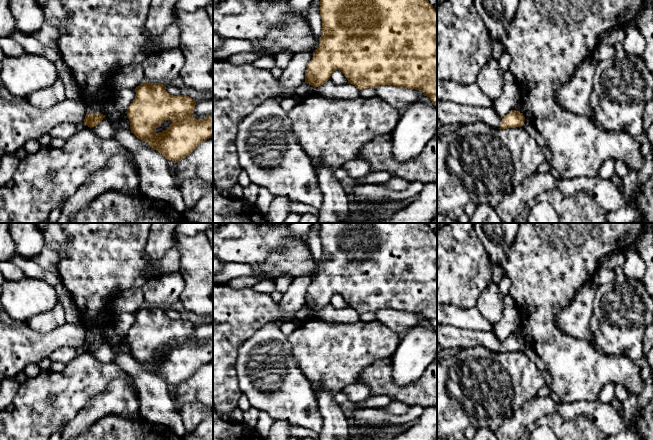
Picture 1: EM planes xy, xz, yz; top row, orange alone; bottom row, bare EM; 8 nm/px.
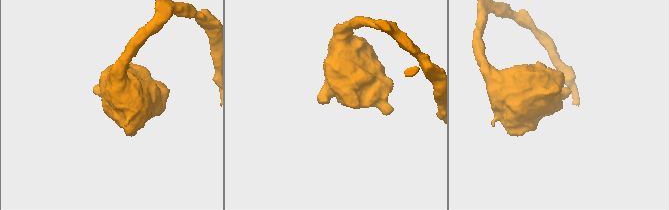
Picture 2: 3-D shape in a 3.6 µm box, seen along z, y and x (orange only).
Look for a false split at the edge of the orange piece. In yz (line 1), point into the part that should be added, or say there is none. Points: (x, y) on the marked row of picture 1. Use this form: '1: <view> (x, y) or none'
1: none

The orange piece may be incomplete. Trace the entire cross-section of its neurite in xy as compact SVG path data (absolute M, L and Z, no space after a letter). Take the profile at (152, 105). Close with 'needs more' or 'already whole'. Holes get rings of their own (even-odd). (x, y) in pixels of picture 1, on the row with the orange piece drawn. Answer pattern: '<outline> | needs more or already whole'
M144 82L135 88L135 92L135 99L125 112L130 121L130 130L138 139L142 142L147 142L149 147L158 151L167 160L178 162L184 159L192 153L200 143L213 136L213 114L204 119L196 119L192 115L196 101L191 97L186 95L172 96L166 91L166 86L161 83ZM166 120L171 120L172 123L166 130L157 133L156 128Z | already whole

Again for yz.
M511 110L506 116L502 118L499 129L522 127L524 121L525 117L522 113L515 110Z | already whole

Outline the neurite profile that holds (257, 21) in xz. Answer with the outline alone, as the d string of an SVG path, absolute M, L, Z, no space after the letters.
M221 0L213 8L213 32L221 38L248 40L254 43L252 52L266 50L275 55L283 50L293 54L317 49L316 41L304 13L291 13L290 0Z

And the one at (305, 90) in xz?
M304 82L297 87L296 94L293 98L299 102L312 95L314 95L314 87Z

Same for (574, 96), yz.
M594 54L589 56L577 67L571 79L555 92L554 99L562 108L587 118L593 116L590 98L598 62Z

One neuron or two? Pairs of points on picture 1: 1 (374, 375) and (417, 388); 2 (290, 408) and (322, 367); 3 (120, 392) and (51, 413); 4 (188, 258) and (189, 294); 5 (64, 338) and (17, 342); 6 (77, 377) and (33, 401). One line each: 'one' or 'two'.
1: one
2: two
3: two
4: one
5: one
6: one

